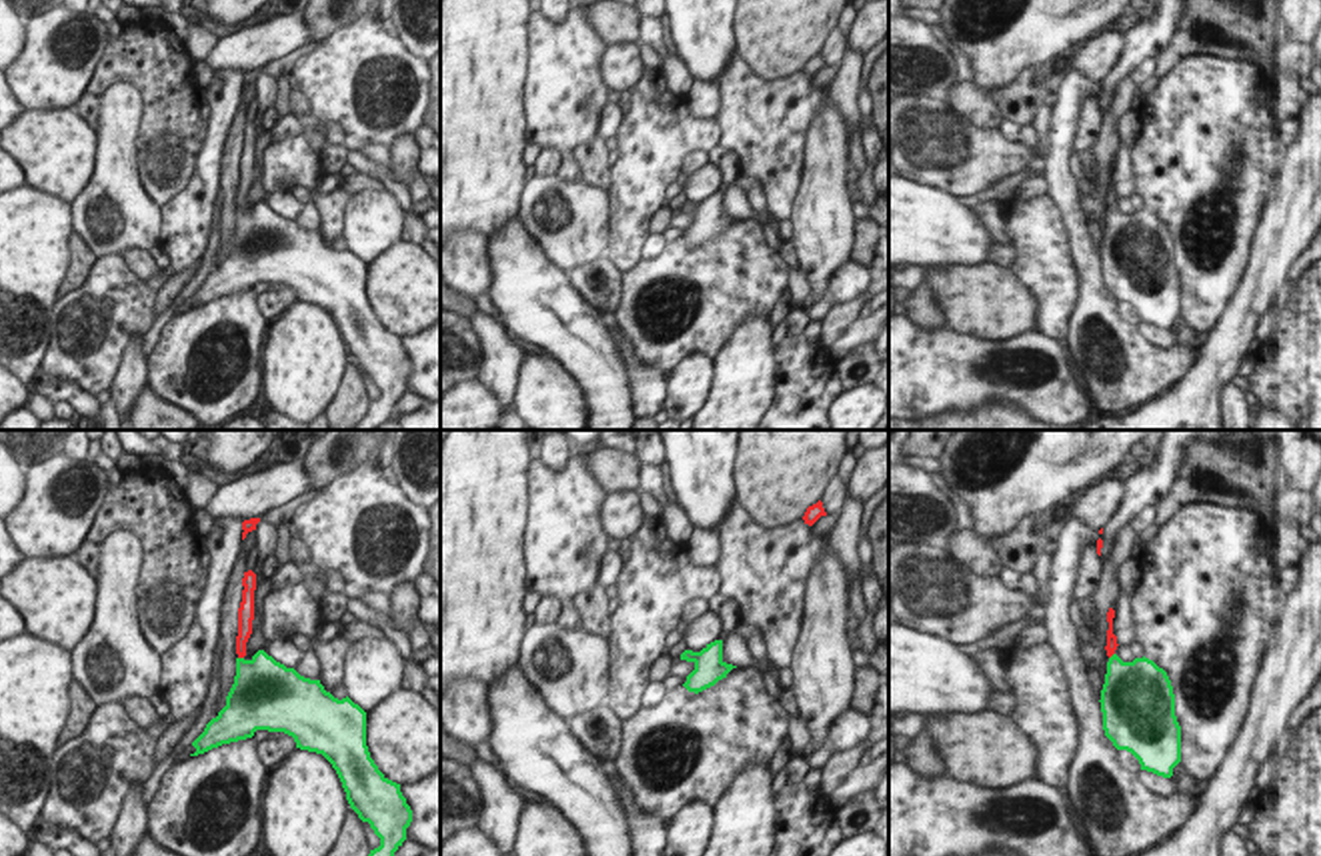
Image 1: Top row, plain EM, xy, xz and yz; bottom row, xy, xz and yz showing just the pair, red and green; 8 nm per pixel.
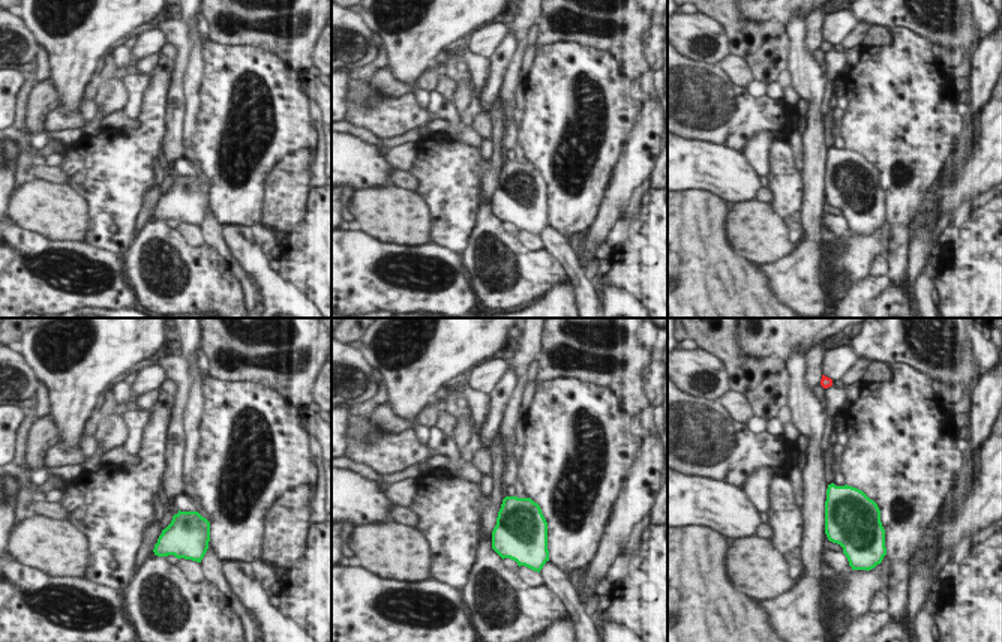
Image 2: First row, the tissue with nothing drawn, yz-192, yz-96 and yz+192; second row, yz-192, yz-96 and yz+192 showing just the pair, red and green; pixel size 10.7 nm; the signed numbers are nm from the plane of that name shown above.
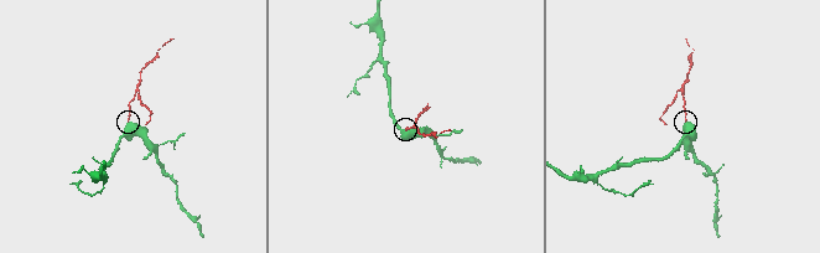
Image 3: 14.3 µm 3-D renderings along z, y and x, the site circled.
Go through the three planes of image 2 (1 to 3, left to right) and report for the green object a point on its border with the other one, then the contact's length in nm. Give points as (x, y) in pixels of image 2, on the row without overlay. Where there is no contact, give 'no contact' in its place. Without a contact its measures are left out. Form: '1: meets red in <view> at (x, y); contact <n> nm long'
1: no contact
2: no contact
3: no contact

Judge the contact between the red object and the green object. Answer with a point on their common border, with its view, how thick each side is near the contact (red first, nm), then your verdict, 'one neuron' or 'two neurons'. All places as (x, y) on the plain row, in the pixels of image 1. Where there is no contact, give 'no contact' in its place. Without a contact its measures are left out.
xy (241, 208) | 130/380 nm | one neuron

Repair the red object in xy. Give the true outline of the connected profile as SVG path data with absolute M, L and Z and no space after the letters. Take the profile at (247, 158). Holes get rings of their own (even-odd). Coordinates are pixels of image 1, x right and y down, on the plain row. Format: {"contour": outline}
{"contour": "M244 124L238 160L236 228L226 258L192 294L194 306L252 290L256 282L284 284L296 300L322 306L336 322L350 360L380 390L352 430L376 430L406 392L412 362L400 336L388 332L366 298L366 264L348 248L338 252L320 232L300 228L264 202L246 212L252 186L256 126Z"}

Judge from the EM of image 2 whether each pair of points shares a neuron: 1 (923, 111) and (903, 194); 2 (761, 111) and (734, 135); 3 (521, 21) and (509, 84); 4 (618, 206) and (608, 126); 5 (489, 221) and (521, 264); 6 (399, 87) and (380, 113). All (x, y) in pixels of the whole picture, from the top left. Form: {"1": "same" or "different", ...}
{"1": "same", "2": "same", "3": "same", "4": "different", "5": "same", "6": "different"}

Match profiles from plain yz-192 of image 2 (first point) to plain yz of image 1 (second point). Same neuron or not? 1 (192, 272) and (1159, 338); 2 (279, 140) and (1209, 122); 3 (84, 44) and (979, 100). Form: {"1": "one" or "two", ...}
{"1": "two", "2": "one", "3": "two"}

